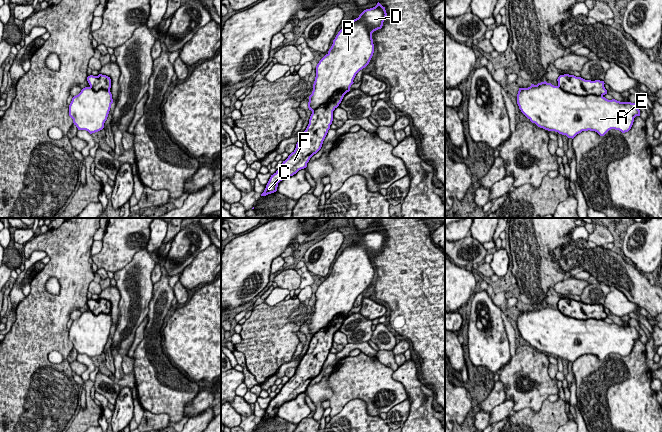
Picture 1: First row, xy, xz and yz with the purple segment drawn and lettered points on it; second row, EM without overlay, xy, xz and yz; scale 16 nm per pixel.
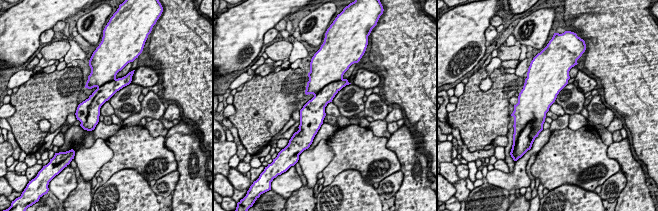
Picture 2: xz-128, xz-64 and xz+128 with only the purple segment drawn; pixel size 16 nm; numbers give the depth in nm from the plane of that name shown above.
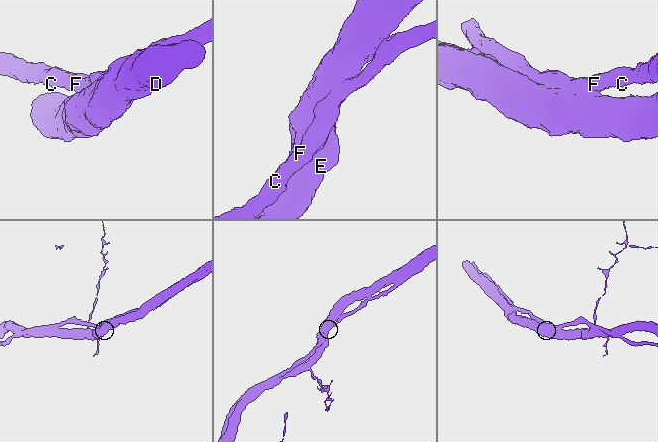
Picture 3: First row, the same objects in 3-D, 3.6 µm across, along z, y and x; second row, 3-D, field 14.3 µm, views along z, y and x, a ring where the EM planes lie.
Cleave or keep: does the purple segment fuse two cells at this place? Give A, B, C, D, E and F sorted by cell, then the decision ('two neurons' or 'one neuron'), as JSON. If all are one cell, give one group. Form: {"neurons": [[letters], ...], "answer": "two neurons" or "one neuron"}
{"neurons": [["A", "B", "C", "D", "E", "F"]], "answer": "one neuron"}

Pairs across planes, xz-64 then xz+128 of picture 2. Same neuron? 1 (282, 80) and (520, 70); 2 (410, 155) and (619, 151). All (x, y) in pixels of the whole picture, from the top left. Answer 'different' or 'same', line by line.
1: different
2: same

